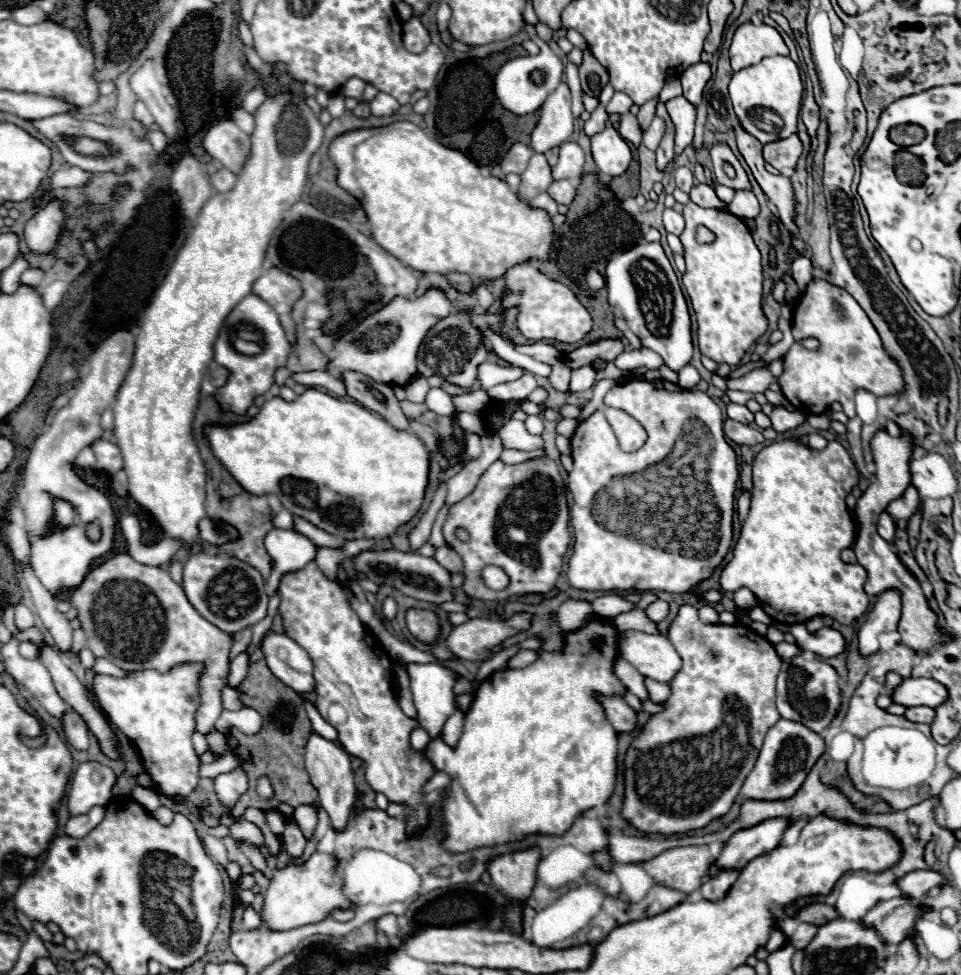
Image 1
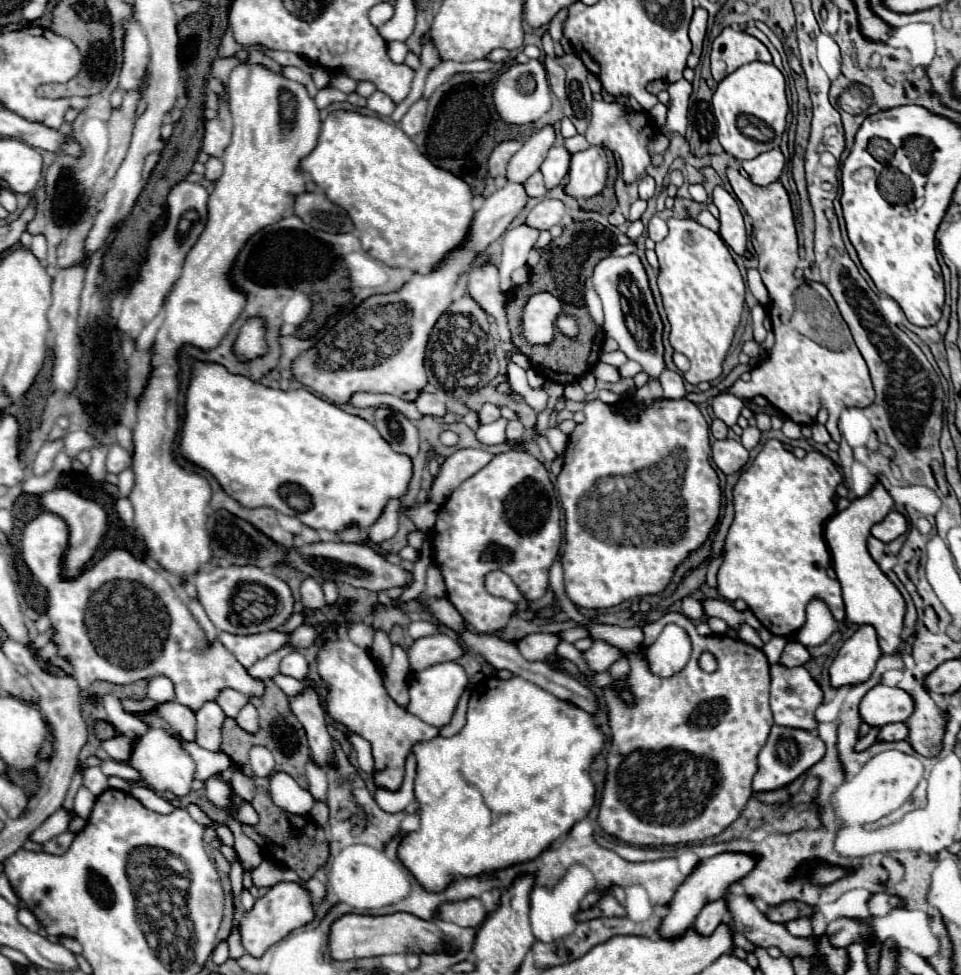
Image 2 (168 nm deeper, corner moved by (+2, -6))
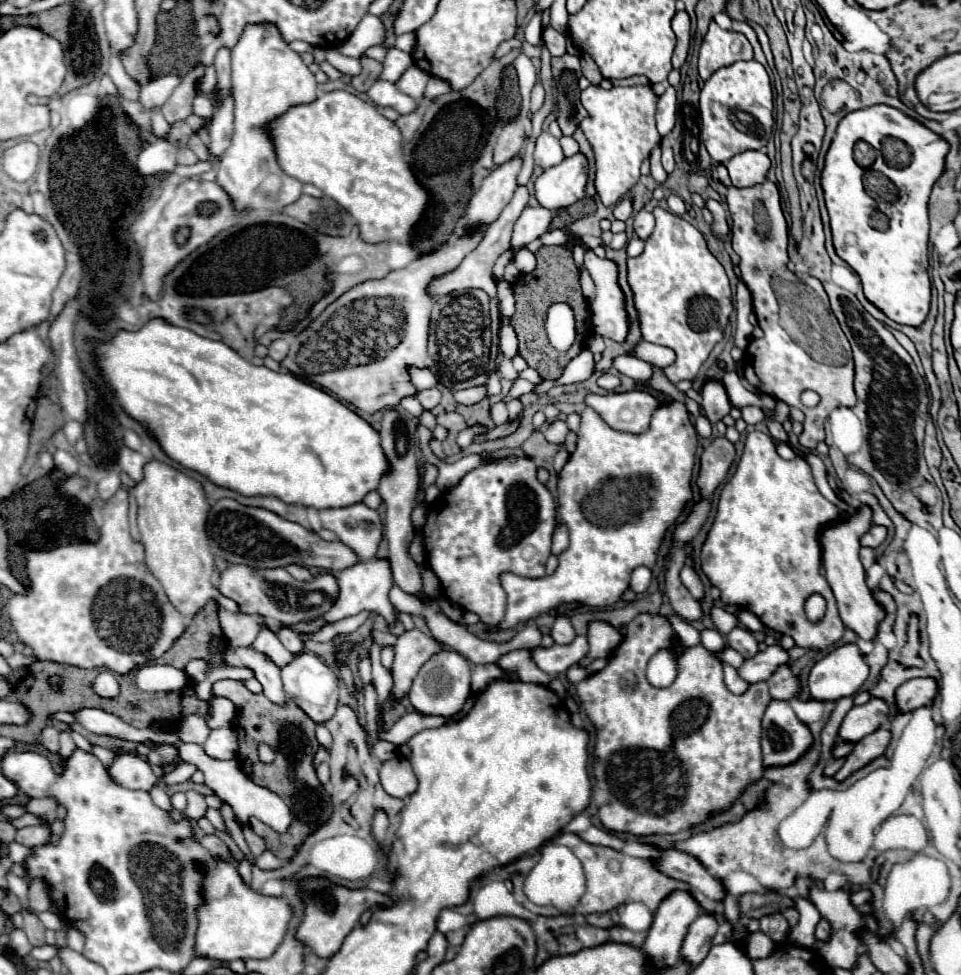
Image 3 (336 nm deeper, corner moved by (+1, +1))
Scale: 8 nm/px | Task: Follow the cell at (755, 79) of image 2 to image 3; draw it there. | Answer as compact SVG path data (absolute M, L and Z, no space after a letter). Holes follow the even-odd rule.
M751 59L737 61L729 67L715 71L701 89L699 113L701 113L701 137L713 161L727 163L737 153L747 149L765 149L773 135L773 87L767 69ZM735 125L749 125L751 135L739 131Z

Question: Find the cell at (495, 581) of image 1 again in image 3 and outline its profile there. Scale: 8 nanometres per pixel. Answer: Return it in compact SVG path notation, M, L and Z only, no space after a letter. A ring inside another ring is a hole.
M671 401L657 407L649 429L639 435L607 427L595 409L585 407L577 435L577 447L557 475L557 511L559 523L567 525L569 529L569 547L559 555L559 567L549 577L525 579L513 573L503 573L499 577L501 587L507 593L507 613L499 629L517 627L519 623L529 621L543 611L555 609L561 603L583 603L589 607L607 607L617 603L629 589L629 577L635 567L655 567L667 529L679 519L685 505L693 501L691 479L699 435L685 403Z

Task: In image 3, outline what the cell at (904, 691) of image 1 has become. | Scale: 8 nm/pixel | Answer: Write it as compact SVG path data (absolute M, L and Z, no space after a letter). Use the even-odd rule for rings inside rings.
M869 699L865 705L855 705L843 719L839 729L839 739L843 741L861 741L865 735L873 733L879 727L889 727L891 707L885 699Z

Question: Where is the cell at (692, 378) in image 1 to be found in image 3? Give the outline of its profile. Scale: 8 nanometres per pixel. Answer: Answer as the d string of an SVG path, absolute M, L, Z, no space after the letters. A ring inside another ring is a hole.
M617 357L613 365L623 375L627 375L635 381L641 381L641 383L647 383L653 377L653 365L643 359L637 359L637 357Z

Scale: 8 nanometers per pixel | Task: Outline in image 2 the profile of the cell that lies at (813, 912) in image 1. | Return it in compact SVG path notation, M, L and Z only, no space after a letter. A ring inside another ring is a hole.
M784 902L780 906L774 906L774 908L768 908L766 912L766 918L772 920L772 922L780 922L780 924L786 924L790 920L796 920L800 916L806 916L810 918L812 916L812 908L804 902Z

